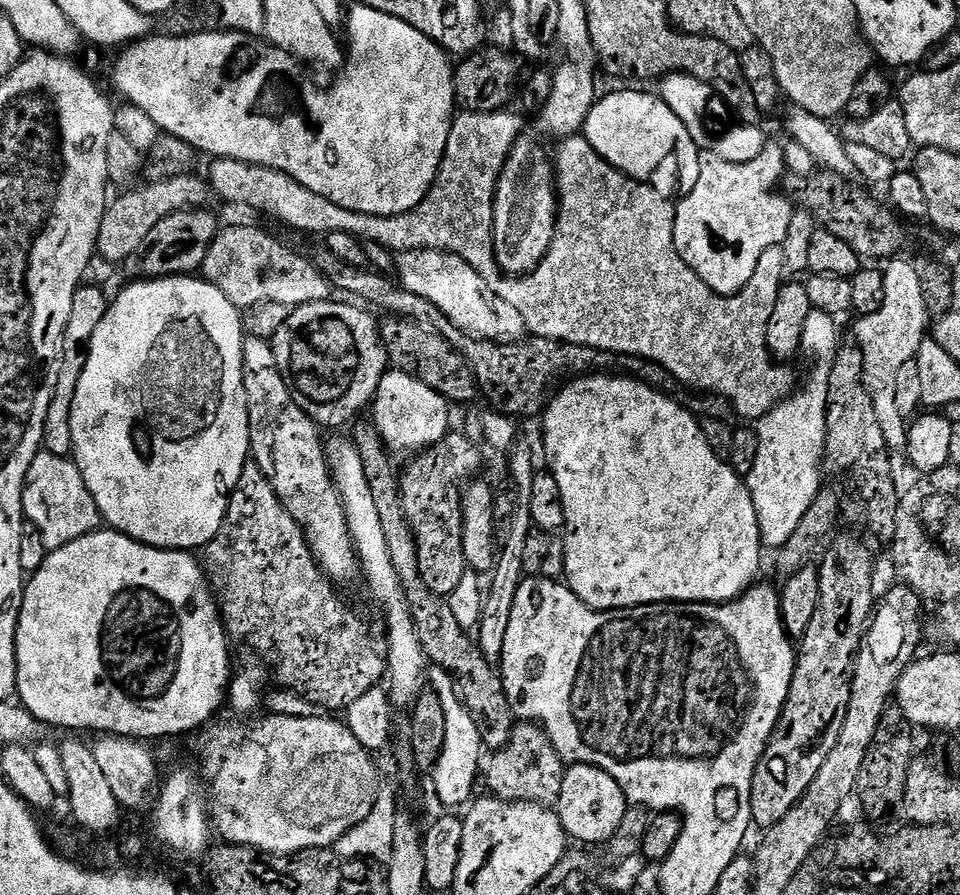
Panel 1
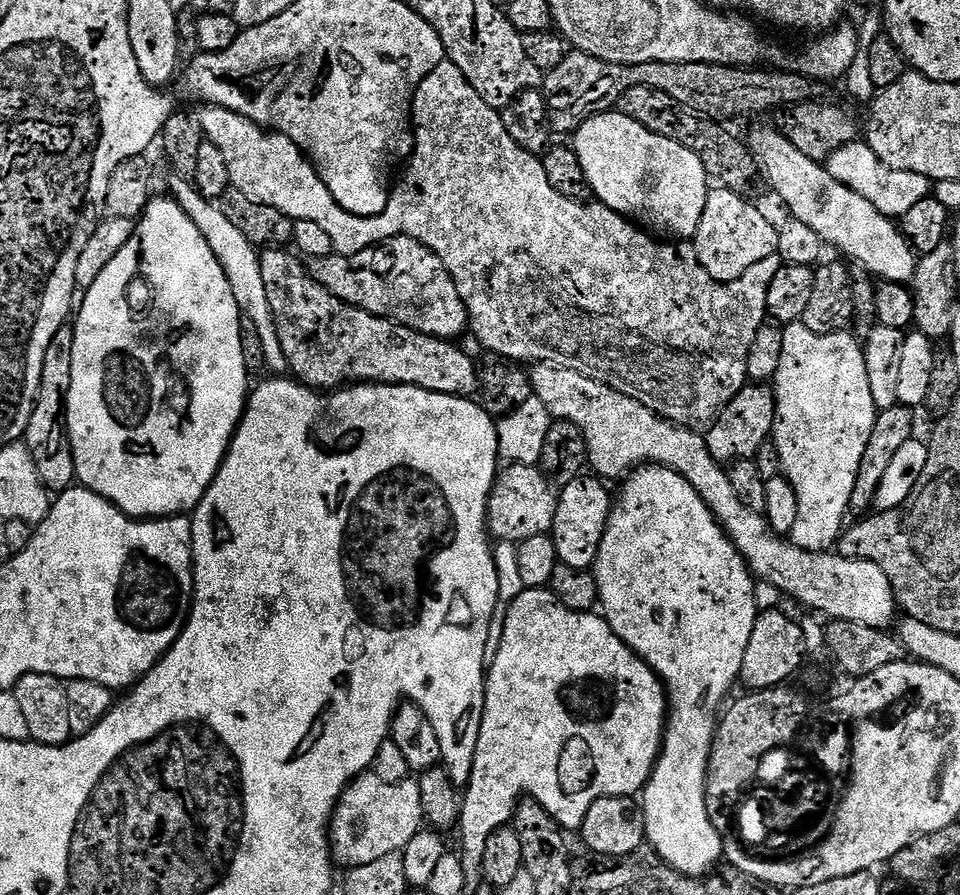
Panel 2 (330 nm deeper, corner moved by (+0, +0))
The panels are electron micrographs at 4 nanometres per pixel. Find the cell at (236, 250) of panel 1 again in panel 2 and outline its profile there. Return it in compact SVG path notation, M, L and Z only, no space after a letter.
M409 236L386 238L353 256L337 256L308 260L308 273L330 294L342 302L404 324L415 332L436 336L439 340L455 341L469 327L468 311L450 278L450 270L442 266L442 258L425 244Z

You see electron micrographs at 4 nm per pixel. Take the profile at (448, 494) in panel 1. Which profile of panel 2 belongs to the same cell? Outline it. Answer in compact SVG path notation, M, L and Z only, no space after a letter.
M508 464L501 467L488 496L488 530L491 539L517 545L526 538L551 533L556 497L553 485L549 484L547 476L537 465Z

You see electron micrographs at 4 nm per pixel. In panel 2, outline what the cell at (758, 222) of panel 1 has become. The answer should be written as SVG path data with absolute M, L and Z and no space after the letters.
M716 186L716 189L711 189L708 192L702 210L702 218L696 227L694 243L698 254L698 262L706 270L706 274L710 274L710 278L714 278L718 282L729 284L738 278L742 278L742 274L746 274L746 270L750 270L750 266L762 262L762 258L777 255L778 228L775 223L772 225L741 193L734 192L731 188Z

